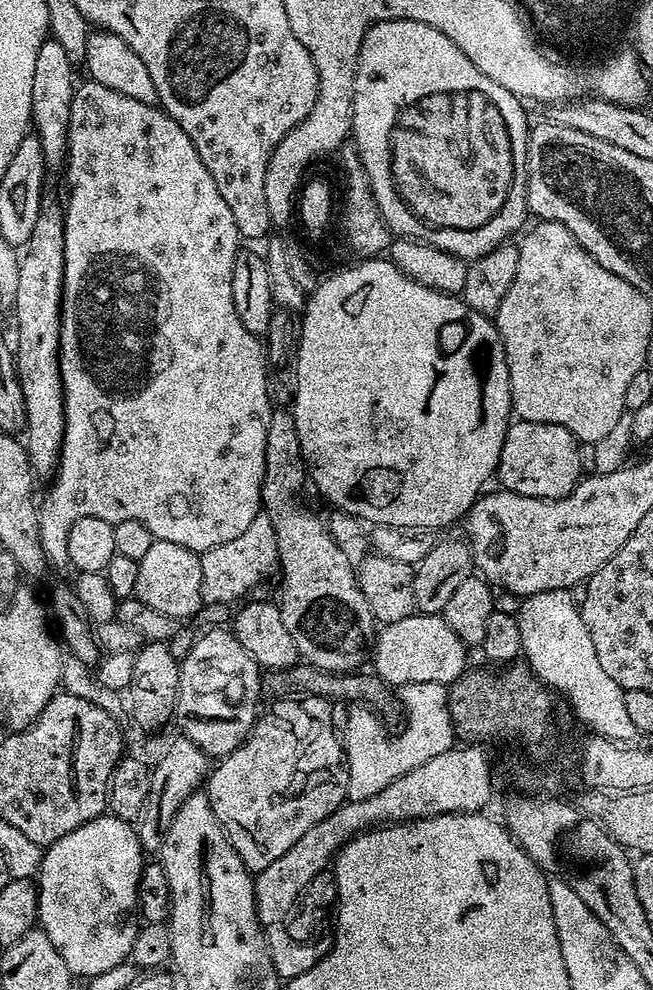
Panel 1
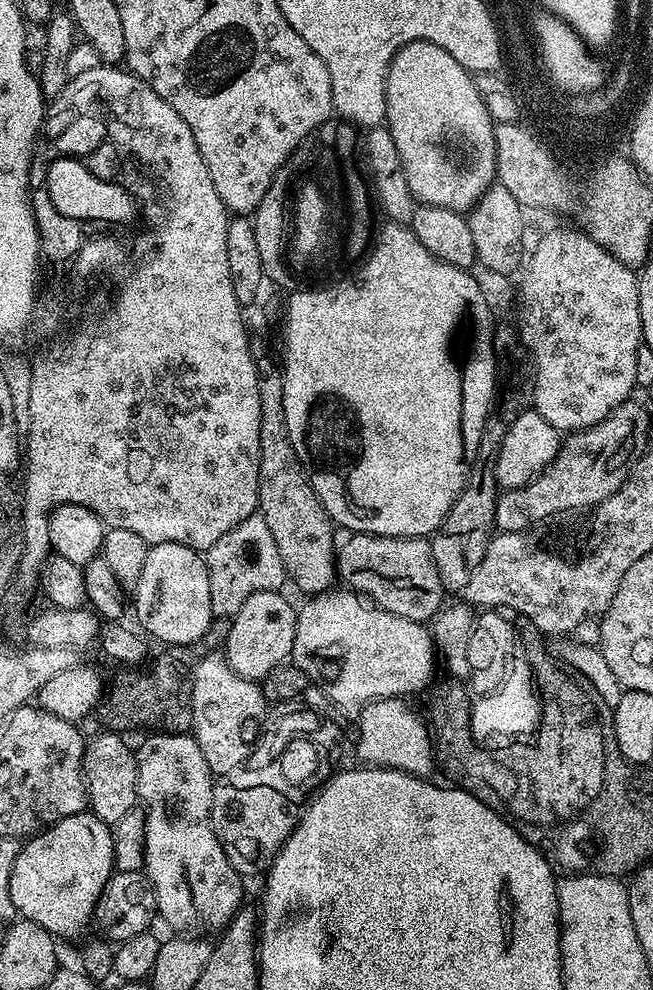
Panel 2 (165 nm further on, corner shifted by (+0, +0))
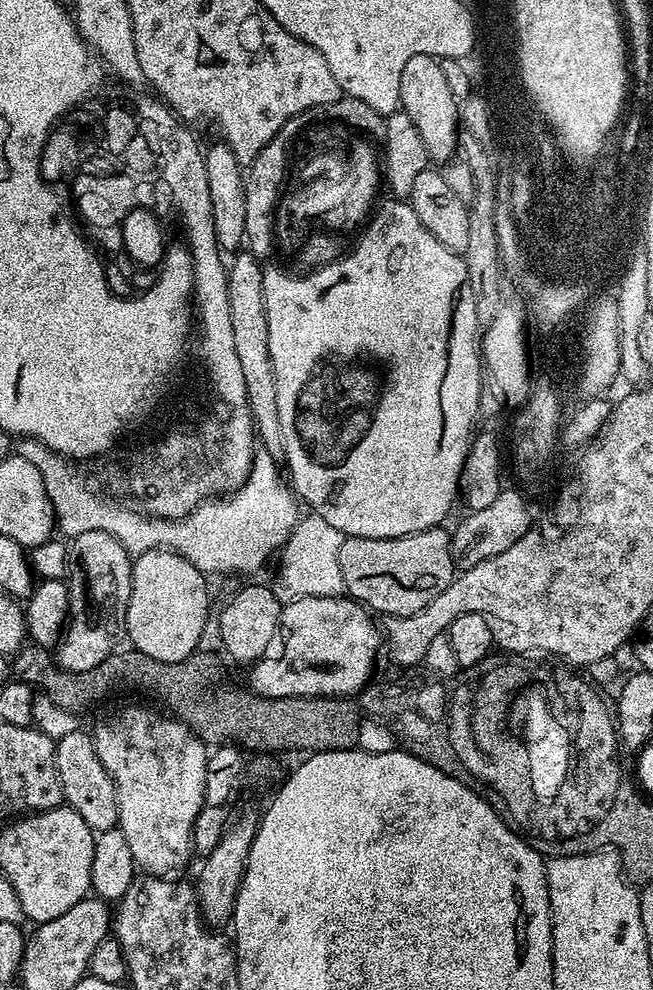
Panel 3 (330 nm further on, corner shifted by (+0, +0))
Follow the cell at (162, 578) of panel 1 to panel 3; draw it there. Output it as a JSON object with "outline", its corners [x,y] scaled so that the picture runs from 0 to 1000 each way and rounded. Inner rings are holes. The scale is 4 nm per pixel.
{"outline":[[[237,554],[228,558],[213,559],[202,568],[202,599],[199,600],[199,612],[196,613],[196,633],[193,635],[194,645],[202,645],[201,654],[217,661],[230,661],[230,665],[242,665],[242,669],[279,669],[285,664],[302,658],[303,644],[309,641],[309,634],[322,624],[319,618],[319,590],[314,579],[306,578],[285,564],[256,554]]]}

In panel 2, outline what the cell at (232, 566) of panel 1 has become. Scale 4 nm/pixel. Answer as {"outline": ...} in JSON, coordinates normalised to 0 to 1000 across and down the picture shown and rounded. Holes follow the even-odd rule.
{"outline":[[[395,517],[377,523],[375,527],[368,527],[317,555],[314,570],[322,584],[325,621],[332,625],[354,625],[386,600],[430,597],[440,587],[420,541]]]}

